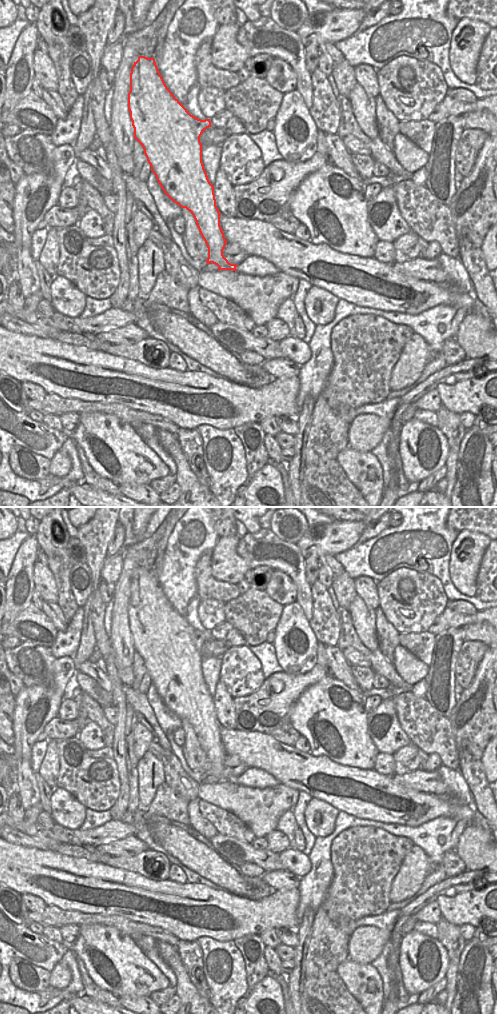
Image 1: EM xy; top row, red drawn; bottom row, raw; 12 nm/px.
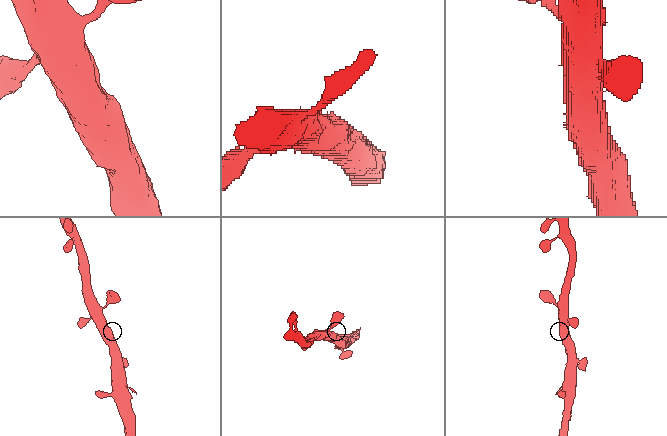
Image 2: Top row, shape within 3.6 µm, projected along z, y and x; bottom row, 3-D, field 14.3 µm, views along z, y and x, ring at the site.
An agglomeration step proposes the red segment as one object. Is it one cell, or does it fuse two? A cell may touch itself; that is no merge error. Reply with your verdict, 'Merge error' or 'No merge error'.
No merge error

